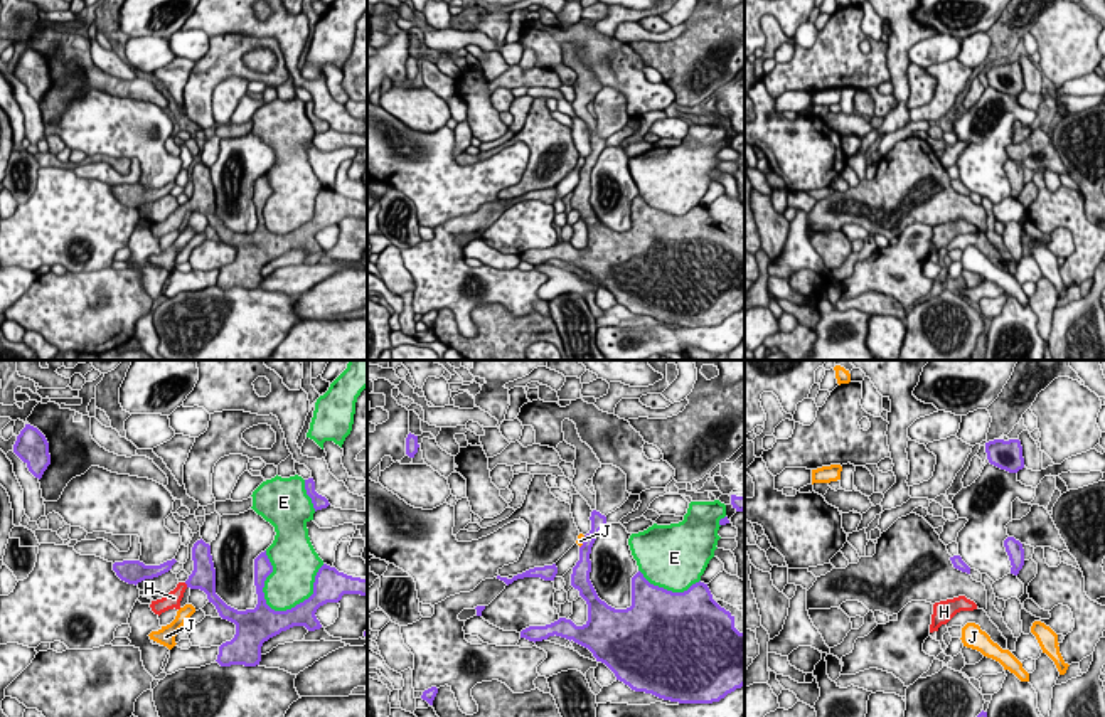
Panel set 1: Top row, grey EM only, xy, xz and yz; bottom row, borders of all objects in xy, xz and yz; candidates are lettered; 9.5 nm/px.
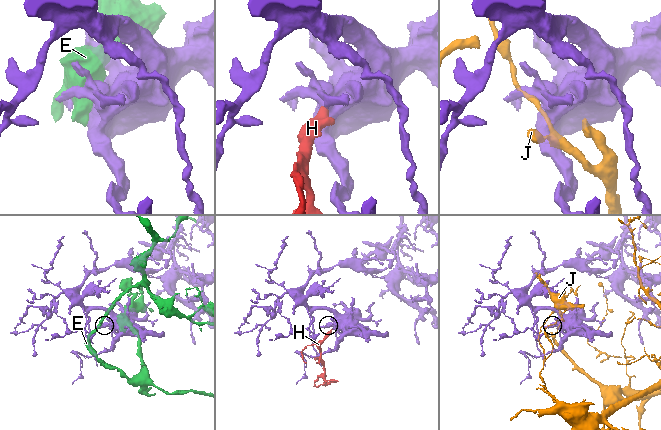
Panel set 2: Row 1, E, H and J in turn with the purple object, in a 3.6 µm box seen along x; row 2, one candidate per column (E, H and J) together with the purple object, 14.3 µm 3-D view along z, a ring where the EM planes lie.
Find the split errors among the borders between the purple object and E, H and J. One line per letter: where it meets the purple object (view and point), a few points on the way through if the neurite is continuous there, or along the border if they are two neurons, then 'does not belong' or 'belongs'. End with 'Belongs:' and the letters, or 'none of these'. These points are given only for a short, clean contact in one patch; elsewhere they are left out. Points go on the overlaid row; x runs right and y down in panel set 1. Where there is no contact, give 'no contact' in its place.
E: xy (304, 601) | does not belong
H: xy (186, 583) | across xy (202, 578), (186, 583), (174, 598) | belongs
J: xz (583, 542) | does not belong
Belongs: H

